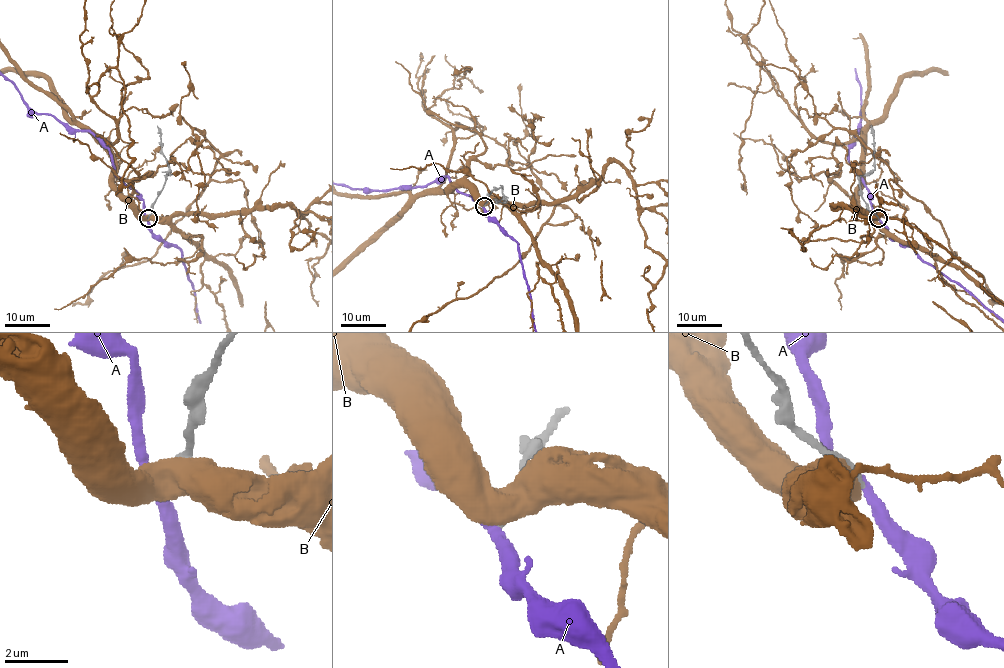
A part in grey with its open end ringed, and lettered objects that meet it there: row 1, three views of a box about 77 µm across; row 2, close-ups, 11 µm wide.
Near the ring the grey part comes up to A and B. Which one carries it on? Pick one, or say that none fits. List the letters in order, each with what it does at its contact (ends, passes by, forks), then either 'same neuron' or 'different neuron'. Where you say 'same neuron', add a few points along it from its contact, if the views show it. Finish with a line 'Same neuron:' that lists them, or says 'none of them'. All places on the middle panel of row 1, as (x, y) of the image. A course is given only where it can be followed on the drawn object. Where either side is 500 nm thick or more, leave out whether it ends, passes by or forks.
A: it passes by | different neuron
B: different neuron
Same neuron: none of them

